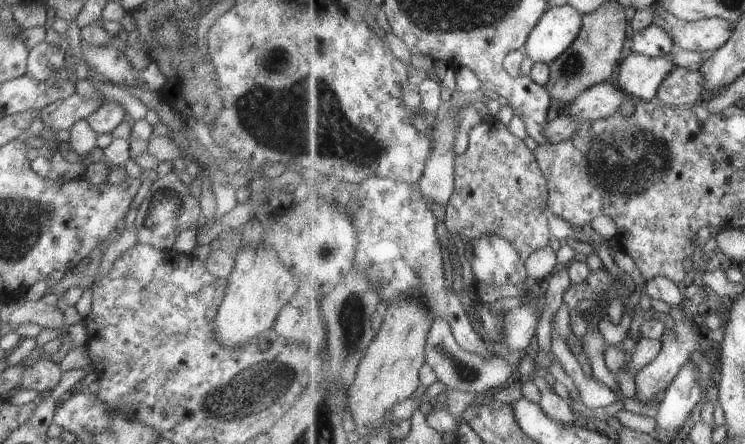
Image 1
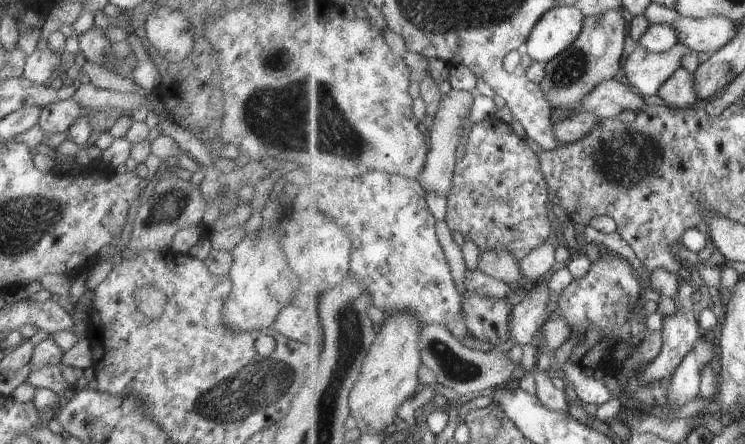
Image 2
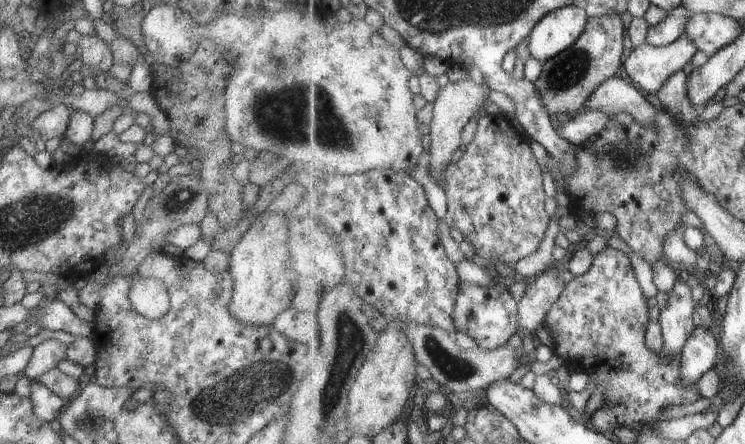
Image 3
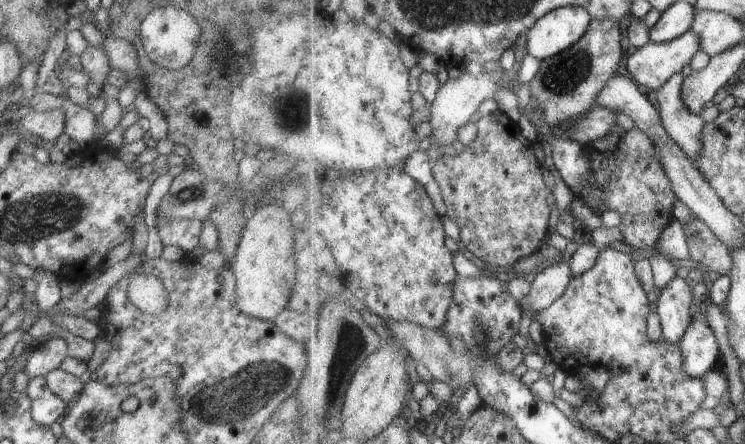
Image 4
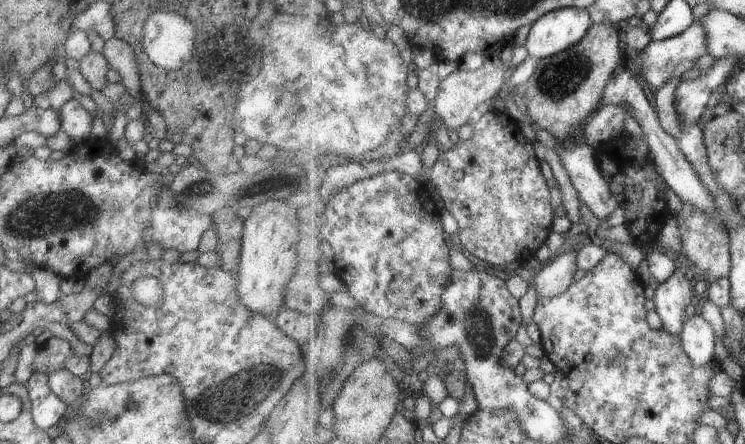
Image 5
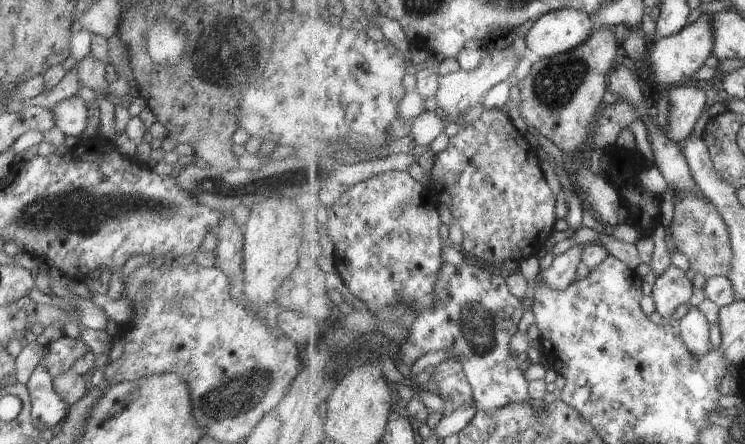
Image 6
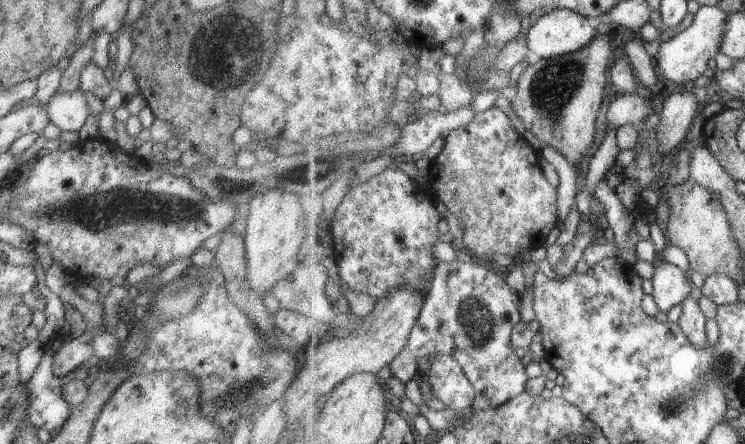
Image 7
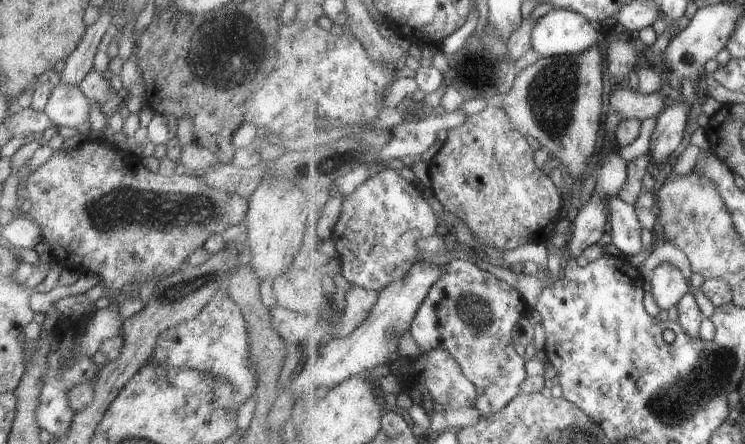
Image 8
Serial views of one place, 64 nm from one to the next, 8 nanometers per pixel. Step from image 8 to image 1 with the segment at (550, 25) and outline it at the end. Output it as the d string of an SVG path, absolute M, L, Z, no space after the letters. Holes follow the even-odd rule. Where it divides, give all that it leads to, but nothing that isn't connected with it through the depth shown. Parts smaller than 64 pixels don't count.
M570 4L551 8L531 32L524 50L535 63L552 64L581 36L585 15Z

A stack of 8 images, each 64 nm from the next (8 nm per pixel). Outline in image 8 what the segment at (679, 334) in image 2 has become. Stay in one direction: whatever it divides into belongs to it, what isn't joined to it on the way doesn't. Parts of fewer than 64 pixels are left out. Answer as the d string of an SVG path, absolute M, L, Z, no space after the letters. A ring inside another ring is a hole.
M663 262L655 268L651 283L660 306L668 311L694 289L685 272L670 262Z

